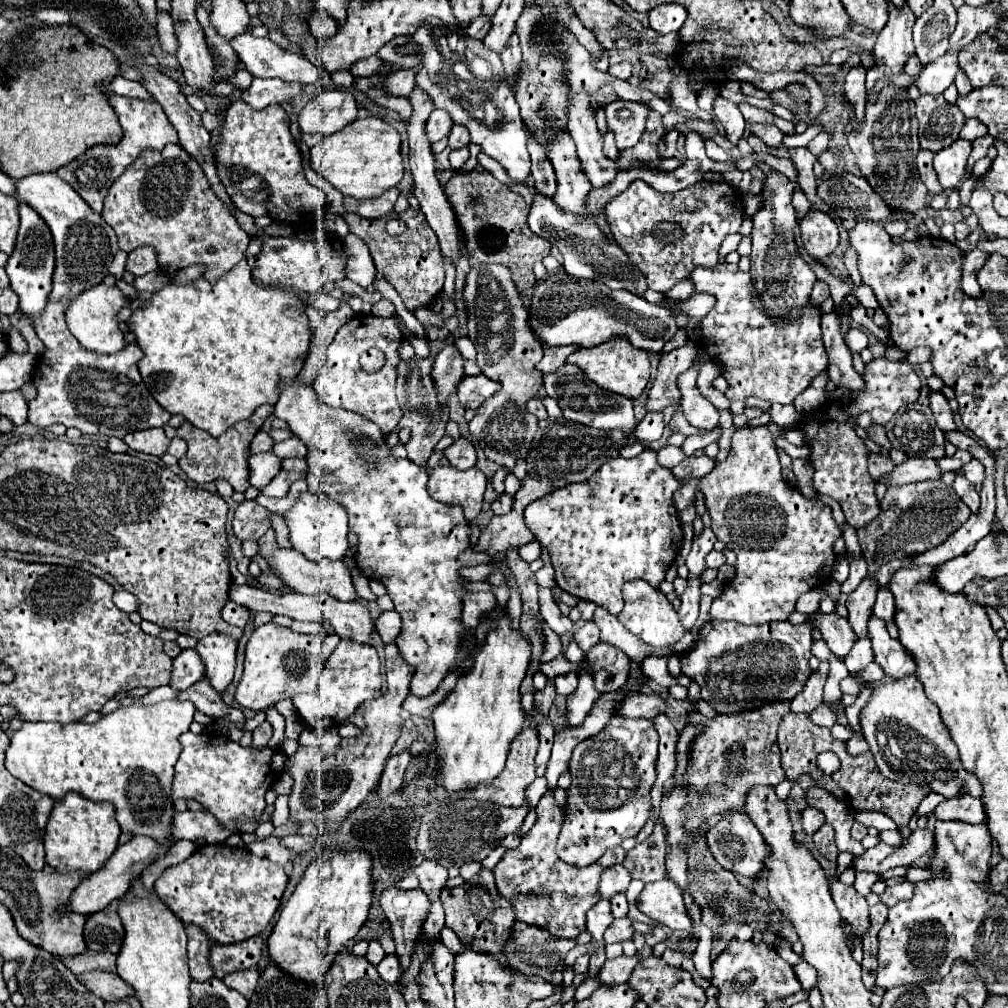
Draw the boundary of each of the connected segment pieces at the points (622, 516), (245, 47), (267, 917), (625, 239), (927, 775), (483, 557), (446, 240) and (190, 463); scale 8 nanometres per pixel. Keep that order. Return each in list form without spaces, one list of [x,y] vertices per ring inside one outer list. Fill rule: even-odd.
[[[645,449],[639,457],[623,459],[615,457],[603,463],[589,481],[561,487],[539,501],[533,501],[525,509],[525,523],[541,545],[549,551],[557,585],[573,597],[589,599],[613,615],[623,609],[621,587],[633,579],[645,579],[653,587],[665,579],[665,571],[671,567],[683,545],[683,531],[677,509],[673,507],[673,493],[677,479],[673,473],[657,463],[657,453]]]
[[[243,33],[233,37],[229,43],[253,77],[279,77],[283,81],[305,83],[317,83],[321,79],[321,71],[309,59],[277,49],[269,37]]]
[[[223,843],[203,845],[183,863],[169,867],[155,881],[157,897],[181,919],[201,925],[215,943],[239,943],[263,929],[273,919],[287,875],[283,865],[253,855],[245,847],[227,847]]]
[[[635,179],[621,195],[605,205],[605,219],[613,239],[625,249],[633,265],[645,275],[649,289],[667,293],[695,267],[715,267],[717,253],[729,233],[737,233],[743,221],[743,201],[729,183],[699,181],[677,193],[661,193]]]
[[[915,675],[877,685],[869,703],[861,709],[859,719],[877,767],[889,781],[927,785],[945,799],[983,795],[979,777],[973,777],[973,773],[963,769],[957,745],[951,741],[949,729],[943,723],[937,705],[925,695],[925,689]]]
[[[297,377],[285,383],[275,405],[275,417],[285,419],[289,423],[289,429],[301,441],[305,441],[309,449],[305,457],[309,463],[309,493],[325,495],[345,507],[349,515],[349,531],[355,533],[359,539],[355,565],[367,577],[387,587],[387,595],[393,599],[395,611],[401,613],[403,627],[395,643],[399,647],[399,655],[415,669],[411,679],[411,693],[417,697],[433,695],[439,683],[455,667],[463,641],[467,637],[467,627],[461,621],[465,579],[459,575],[459,571],[463,567],[489,563],[489,553],[477,551],[471,543],[471,525],[465,519],[463,509],[459,505],[439,503],[429,497],[425,489],[427,471],[419,465],[413,465],[413,461],[409,459],[393,457],[387,435],[373,421],[367,421],[353,411],[333,409],[321,403],[313,387],[301,383]]]
[[[413,89],[413,93],[409,95],[409,101],[411,101],[411,107],[413,107],[413,117],[411,117],[411,123],[409,123],[409,169],[413,173],[413,179],[415,179],[415,195],[419,199],[419,205],[421,205],[421,211],[425,213],[425,219],[429,223],[429,227],[437,233],[439,237],[439,245],[441,245],[441,253],[443,253],[443,259],[447,259],[449,263],[457,263],[459,257],[461,257],[461,241],[459,241],[459,227],[457,227],[457,221],[455,221],[455,213],[451,211],[451,205],[435,177],[435,165],[433,165],[433,153],[431,153],[431,145],[429,141],[425,141],[423,137],[423,127],[425,127],[425,121],[427,117],[431,115],[433,111],[433,105],[429,101],[429,97],[425,97],[425,93],[421,89]]]
[[[261,405],[259,409],[255,409],[255,413],[245,419],[235,423],[231,429],[227,429],[227,433],[223,433],[221,437],[211,437],[207,431],[197,429],[195,425],[191,425],[189,421],[185,421],[179,429],[177,429],[177,437],[181,437],[187,443],[187,453],[185,457],[179,459],[179,467],[187,473],[187,477],[191,481],[195,481],[197,485],[203,483],[213,483],[217,479],[227,479],[235,491],[245,491],[249,487],[249,477],[247,477],[247,459],[251,455],[249,445],[255,437],[255,433],[261,429],[263,421],[273,413],[273,405]]]

